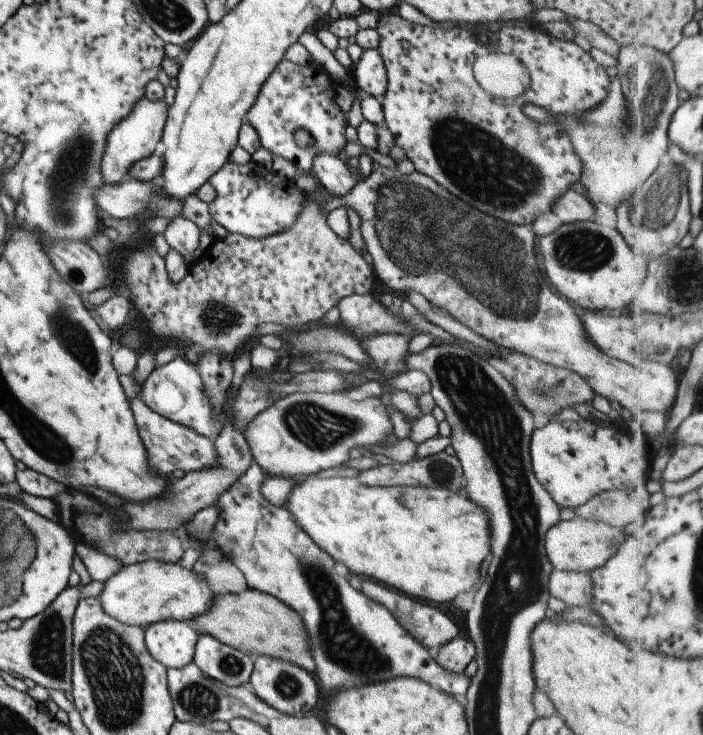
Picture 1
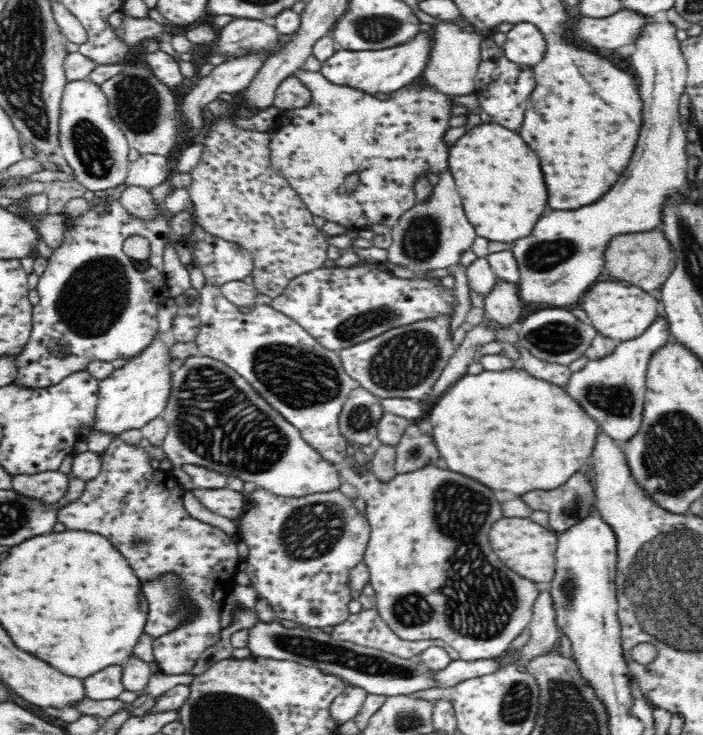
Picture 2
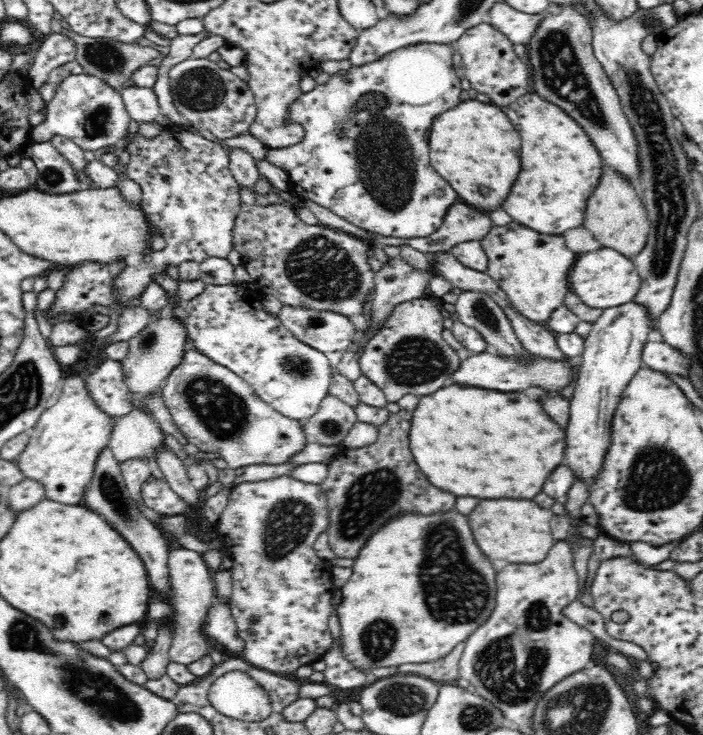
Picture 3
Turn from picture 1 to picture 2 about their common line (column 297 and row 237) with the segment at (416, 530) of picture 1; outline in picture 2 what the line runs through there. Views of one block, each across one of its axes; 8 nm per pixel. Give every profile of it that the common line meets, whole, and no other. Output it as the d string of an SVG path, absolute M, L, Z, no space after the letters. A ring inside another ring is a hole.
M494 121L478 124L468 129L462 138L458 138L449 147L448 162L457 191L460 192L466 218L474 227L477 236L511 244L532 232L536 220L546 210L546 188L538 156L532 148L528 148L528 144L519 134Z

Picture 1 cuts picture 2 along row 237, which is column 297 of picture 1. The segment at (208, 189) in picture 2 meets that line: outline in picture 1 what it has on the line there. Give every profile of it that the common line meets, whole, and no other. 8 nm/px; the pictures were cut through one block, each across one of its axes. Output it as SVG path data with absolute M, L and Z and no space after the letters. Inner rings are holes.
M308 196L308 198L308 202L306 202L304 210L300 212L296 224L294 224L292 228L287 228L286 232L280 232L280 234L274 234L274 236L268 236L268 238L262 238L262 240L248 238L238 233L230 233L226 238L221 239L215 237L211 247L207 249L198 260L195 260L188 265L186 276L184 276L178 284L174 284L174 282L170 280L170 276L168 276L168 272L166 272L165 268L165 258L162 258L162 256L158 254L154 244L149 244L140 249L135 248L135 250L128 251L119 260L119 268L122 270L124 282L127 284L130 291L129 299L132 304L134 304L134 308L137 309L147 322L153 338L162 341L171 340L168 342L179 344L181 350L184 346L195 346L200 349L202 354L206 354L206 352L214 352L214 354L227 356L232 359L236 354L244 351L250 346L250 344L254 344L257 341L258 337L256 336L256 328L260 324L275 323L289 329L309 327L320 323L324 316L326 316L326 312L328 312L333 306L337 306L338 302L344 300L347 296L352 296L353 294L365 295L373 293L373 287L377 280L373 266L366 262L364 257L362 257L362 253L360 254L360 252L348 242L348 239L343 239L332 231L332 228L330 228L326 221L327 212L320 208L318 200L314 200L311 196Z

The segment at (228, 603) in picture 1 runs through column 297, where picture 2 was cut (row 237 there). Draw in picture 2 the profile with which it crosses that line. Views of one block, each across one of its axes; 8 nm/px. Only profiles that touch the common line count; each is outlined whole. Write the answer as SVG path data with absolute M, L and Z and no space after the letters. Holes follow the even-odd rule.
M660 228L613 236L602 258L611 279L624 281L626 284L640 287L648 292L661 288L664 281L672 274L676 264L676 253Z

